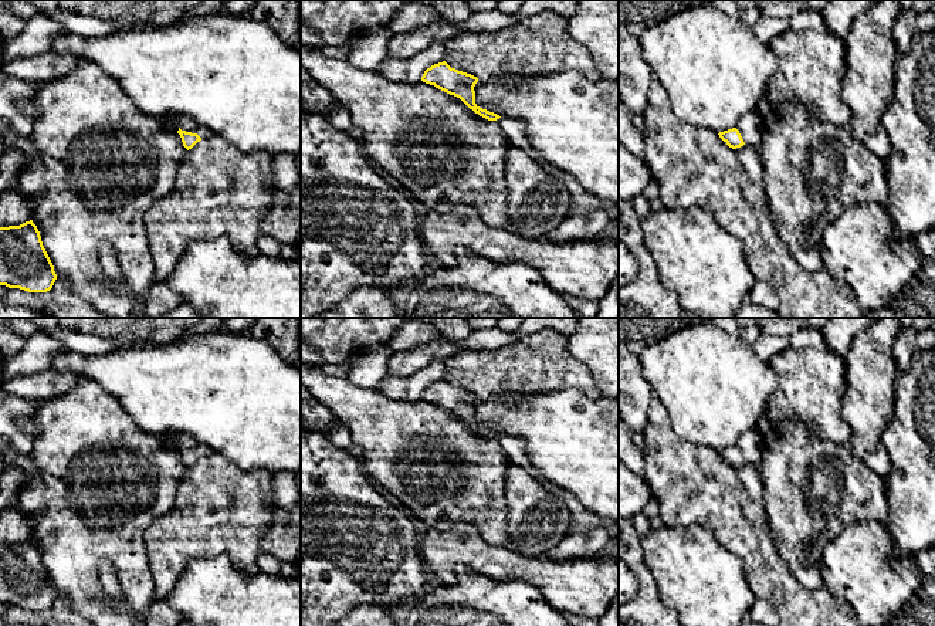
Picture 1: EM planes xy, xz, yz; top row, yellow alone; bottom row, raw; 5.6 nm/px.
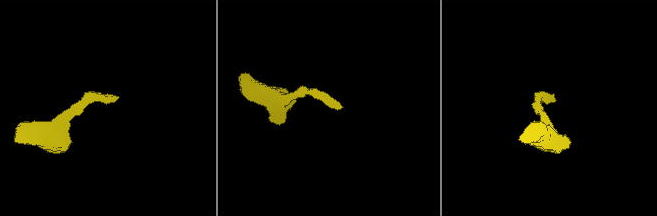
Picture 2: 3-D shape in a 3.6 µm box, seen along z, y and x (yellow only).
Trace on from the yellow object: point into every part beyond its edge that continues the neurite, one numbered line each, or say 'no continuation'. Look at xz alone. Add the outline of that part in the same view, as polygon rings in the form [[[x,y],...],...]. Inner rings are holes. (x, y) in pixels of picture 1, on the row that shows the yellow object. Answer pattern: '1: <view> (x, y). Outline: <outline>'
1: xz (582, 202). Outline: [[[499,118],[497,119],[504,135],[507,136],[511,146],[516,146],[528,152],[535,160],[538,160],[552,176],[556,176],[560,182],[565,183],[570,193],[570,214],[573,216],[585,216],[590,214],[596,210],[606,210],[612,223],[619,221],[619,206],[607,203],[603,199],[599,199],[596,194],[585,190],[579,182],[568,175],[563,170],[559,170],[551,165],[548,165],[538,150],[531,145],[526,138],[525,125],[521,121],[511,118]]]

